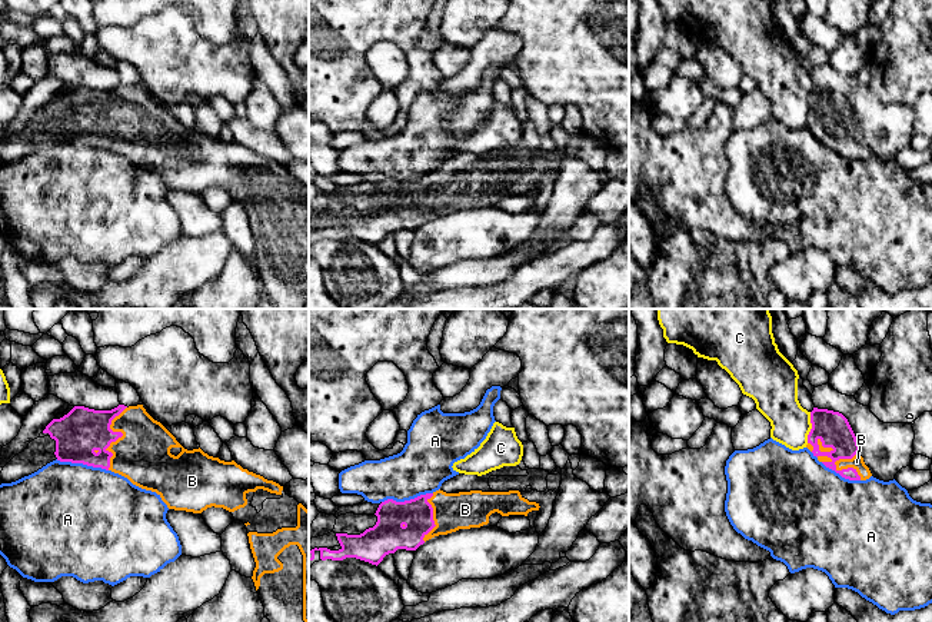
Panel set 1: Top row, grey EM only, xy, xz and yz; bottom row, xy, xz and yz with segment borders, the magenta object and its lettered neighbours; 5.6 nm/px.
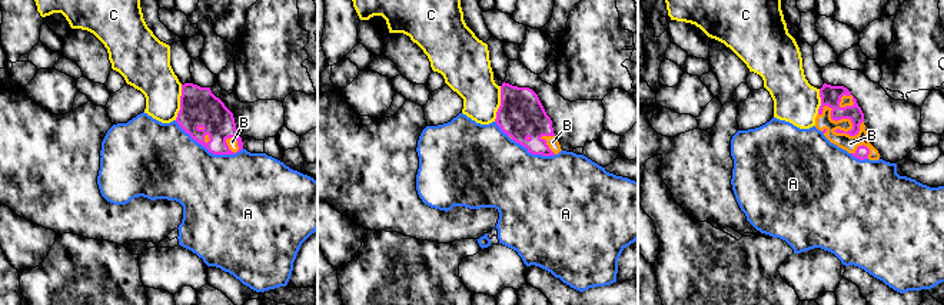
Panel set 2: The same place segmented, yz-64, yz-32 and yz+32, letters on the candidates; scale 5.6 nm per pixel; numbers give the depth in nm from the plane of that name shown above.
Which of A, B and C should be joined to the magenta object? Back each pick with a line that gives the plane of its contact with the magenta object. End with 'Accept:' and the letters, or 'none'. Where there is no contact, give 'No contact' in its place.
B: Touches magenta in yz
Accept: B

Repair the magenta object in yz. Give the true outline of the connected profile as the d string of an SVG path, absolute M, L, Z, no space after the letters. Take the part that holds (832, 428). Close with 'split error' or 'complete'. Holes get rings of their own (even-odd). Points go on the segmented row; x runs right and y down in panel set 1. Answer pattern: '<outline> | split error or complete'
M813 408L812 429L806 448L826 468L849 480L866 480L872 476L848 419L833 410Z | split error

